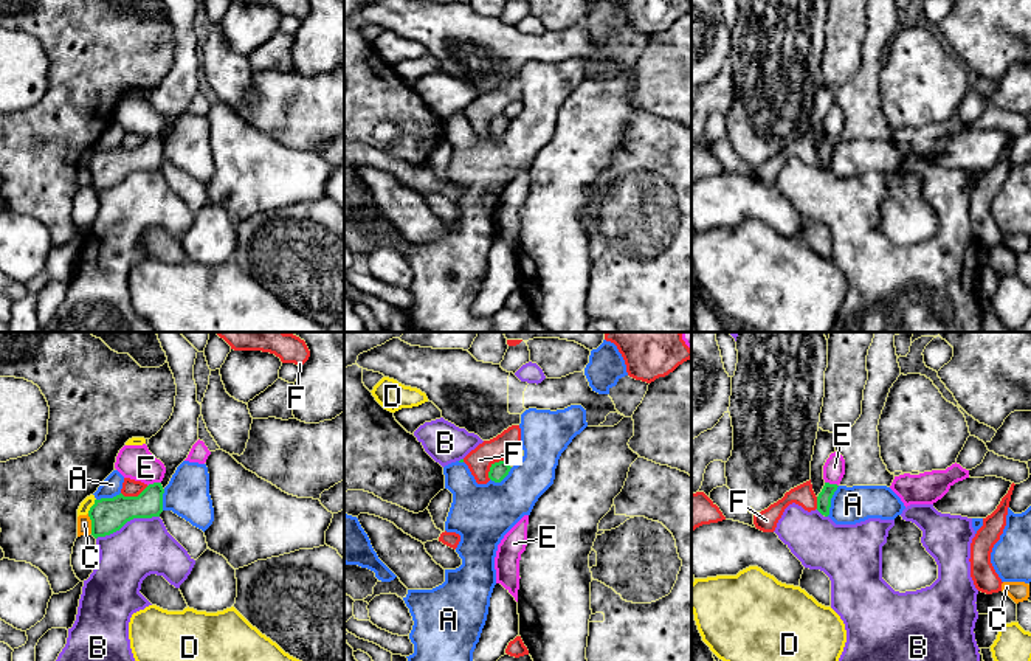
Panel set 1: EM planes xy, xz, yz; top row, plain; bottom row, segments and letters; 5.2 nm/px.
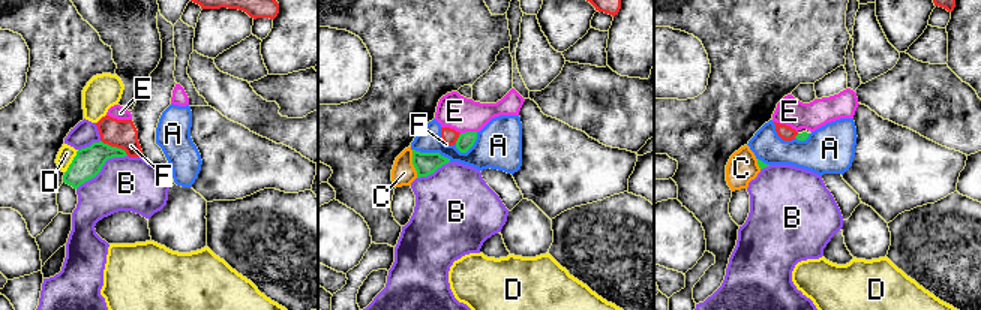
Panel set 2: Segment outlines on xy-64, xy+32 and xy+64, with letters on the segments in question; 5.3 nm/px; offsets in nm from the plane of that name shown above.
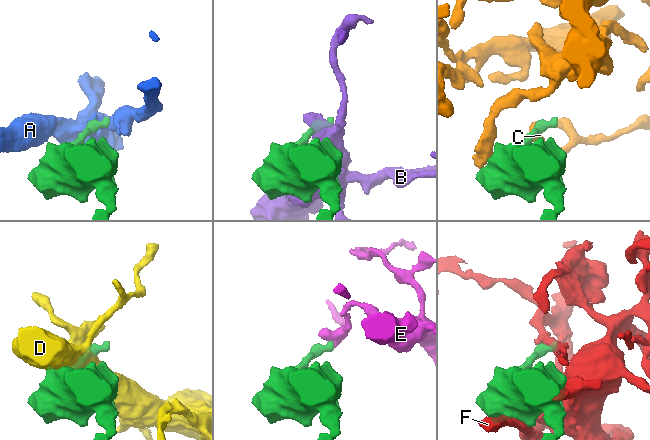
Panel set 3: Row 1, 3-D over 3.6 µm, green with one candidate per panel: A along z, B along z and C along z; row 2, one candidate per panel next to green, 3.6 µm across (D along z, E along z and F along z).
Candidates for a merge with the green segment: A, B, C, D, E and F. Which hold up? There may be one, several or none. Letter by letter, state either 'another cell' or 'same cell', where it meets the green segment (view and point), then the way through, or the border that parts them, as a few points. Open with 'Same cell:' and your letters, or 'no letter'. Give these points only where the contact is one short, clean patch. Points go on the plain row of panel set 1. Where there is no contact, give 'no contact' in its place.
Same cell: no letter
A: another cell; meets green in yz at (830, 154); border along yz (839, 138), (831, 151), (827, 168)
B: another cell; meets green in xy at (127, 173)
C: another cell; meets green in xy at (92, 176); border along xy (87, 166), (92, 185)
D: another cell; meets green in xy at (92, 159)
E: another cell; meets green in xy at (154, 135); border along xy (160, 134), (148, 138)
F: another cell; meets green in xy at (134, 149)

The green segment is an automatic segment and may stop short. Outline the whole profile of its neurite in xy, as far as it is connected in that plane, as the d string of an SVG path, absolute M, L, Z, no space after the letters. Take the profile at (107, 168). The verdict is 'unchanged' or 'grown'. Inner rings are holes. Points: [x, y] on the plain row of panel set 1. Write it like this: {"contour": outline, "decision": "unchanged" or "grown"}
{"contour": "M161 135L149 137L138 149L124 149L95 152L88 163L91 172L91 188L95 191L110 188L119 183L133 171L160 169L163 164Z", "decision": "unchanged"}

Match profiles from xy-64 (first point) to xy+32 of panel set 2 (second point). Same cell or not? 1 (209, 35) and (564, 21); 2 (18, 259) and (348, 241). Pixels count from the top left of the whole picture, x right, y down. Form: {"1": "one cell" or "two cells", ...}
{"1": "one cell", "2": "one cell"}

